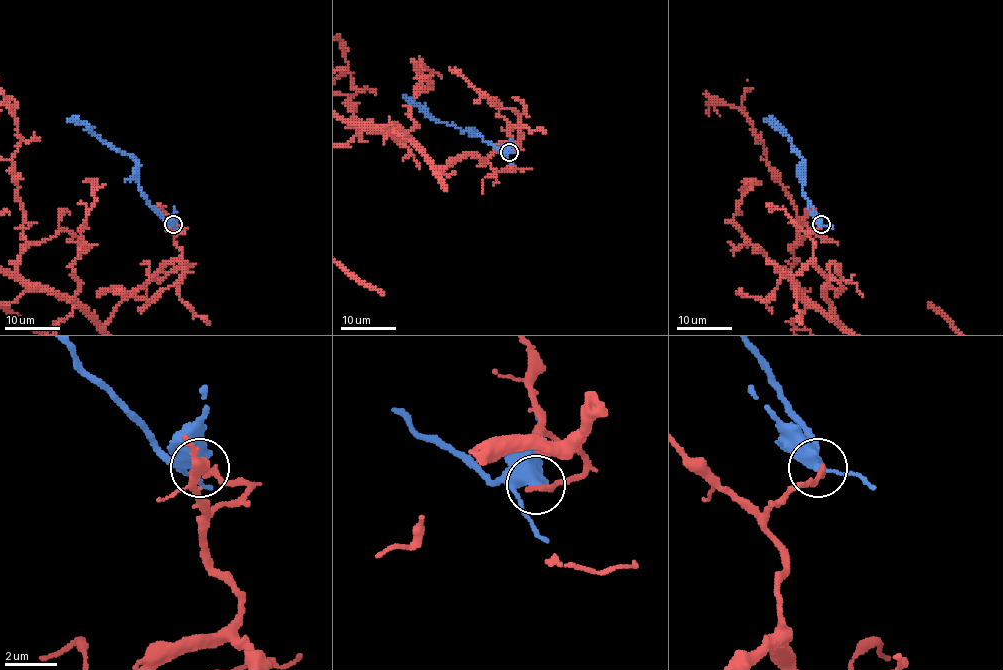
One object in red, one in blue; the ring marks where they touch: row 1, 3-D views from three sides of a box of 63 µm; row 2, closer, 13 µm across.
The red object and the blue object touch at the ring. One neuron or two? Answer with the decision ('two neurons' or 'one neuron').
two neurons

